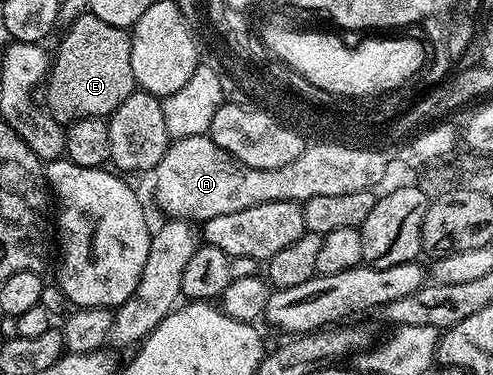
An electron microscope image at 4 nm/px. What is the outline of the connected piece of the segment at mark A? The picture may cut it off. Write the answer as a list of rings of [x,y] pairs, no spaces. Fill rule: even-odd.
[[[198,134],[188,138],[176,138],[168,146],[165,156],[155,165],[155,202],[167,213],[171,220],[206,220],[213,216],[225,216],[229,212],[241,212],[241,208],[253,208],[257,204],[265,204],[273,200],[304,203],[313,196],[341,196],[345,192],[361,190],[365,178],[363,172],[353,162],[356,152],[344,150],[331,143],[321,143],[303,149],[301,156],[293,160],[293,164],[285,164],[285,168],[249,168],[241,164],[229,152],[225,152],[207,134]]]

